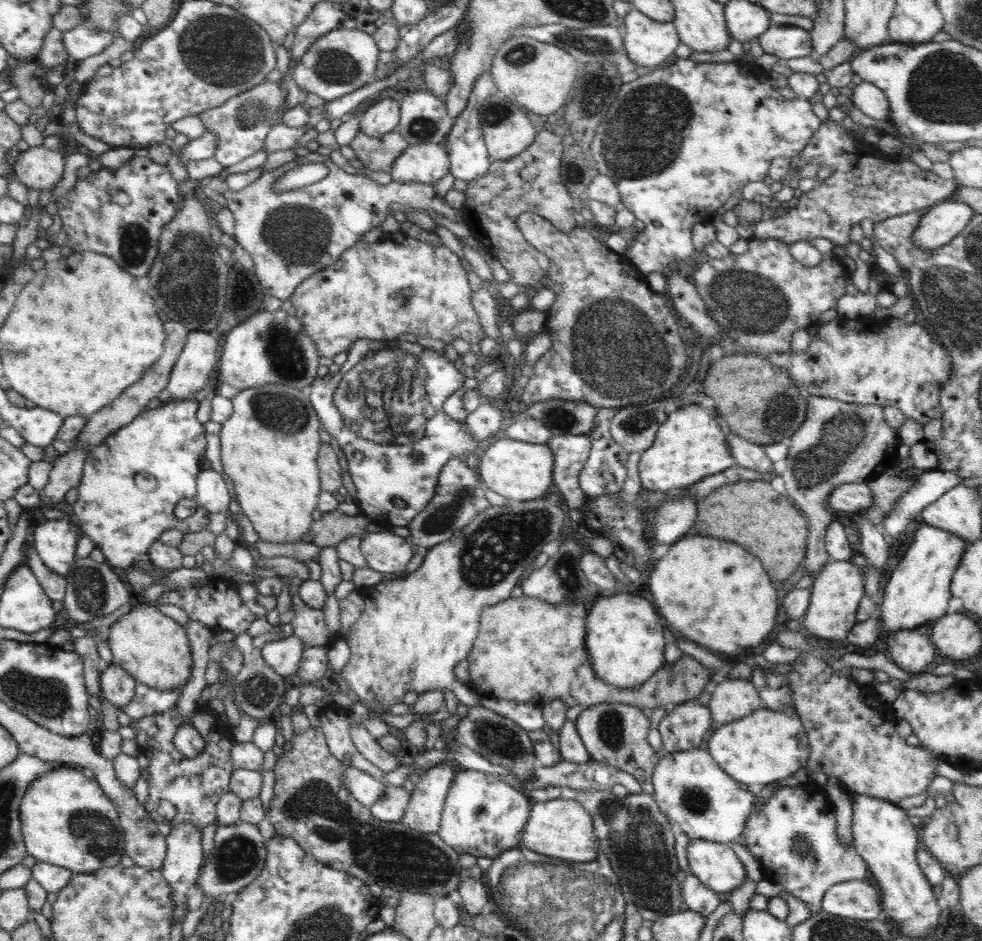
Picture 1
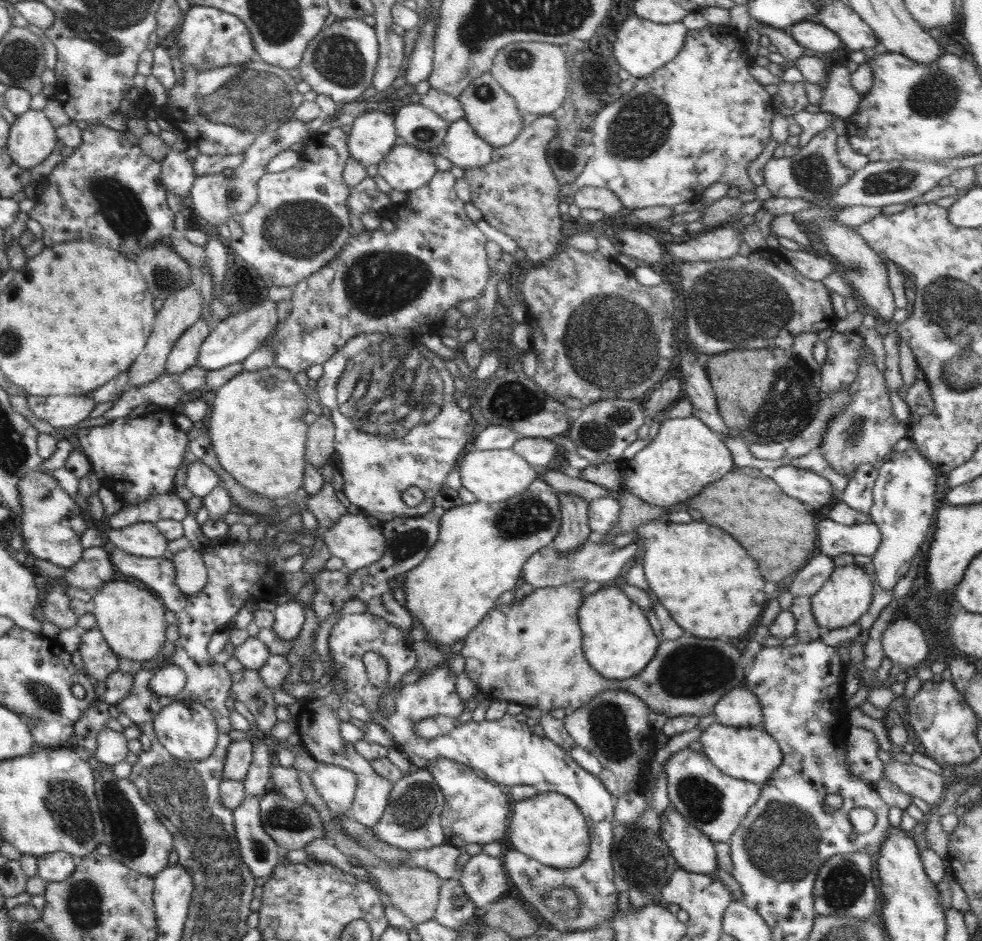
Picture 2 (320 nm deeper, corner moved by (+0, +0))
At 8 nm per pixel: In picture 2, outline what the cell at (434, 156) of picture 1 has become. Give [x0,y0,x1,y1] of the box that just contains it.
[377,142,438,193]

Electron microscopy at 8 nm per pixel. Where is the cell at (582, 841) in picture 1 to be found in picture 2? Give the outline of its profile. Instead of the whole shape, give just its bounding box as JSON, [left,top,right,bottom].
[506,791,590,870]

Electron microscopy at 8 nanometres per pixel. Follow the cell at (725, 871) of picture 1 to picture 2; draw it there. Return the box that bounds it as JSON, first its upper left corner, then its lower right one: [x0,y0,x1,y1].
[659,808,718,876]

